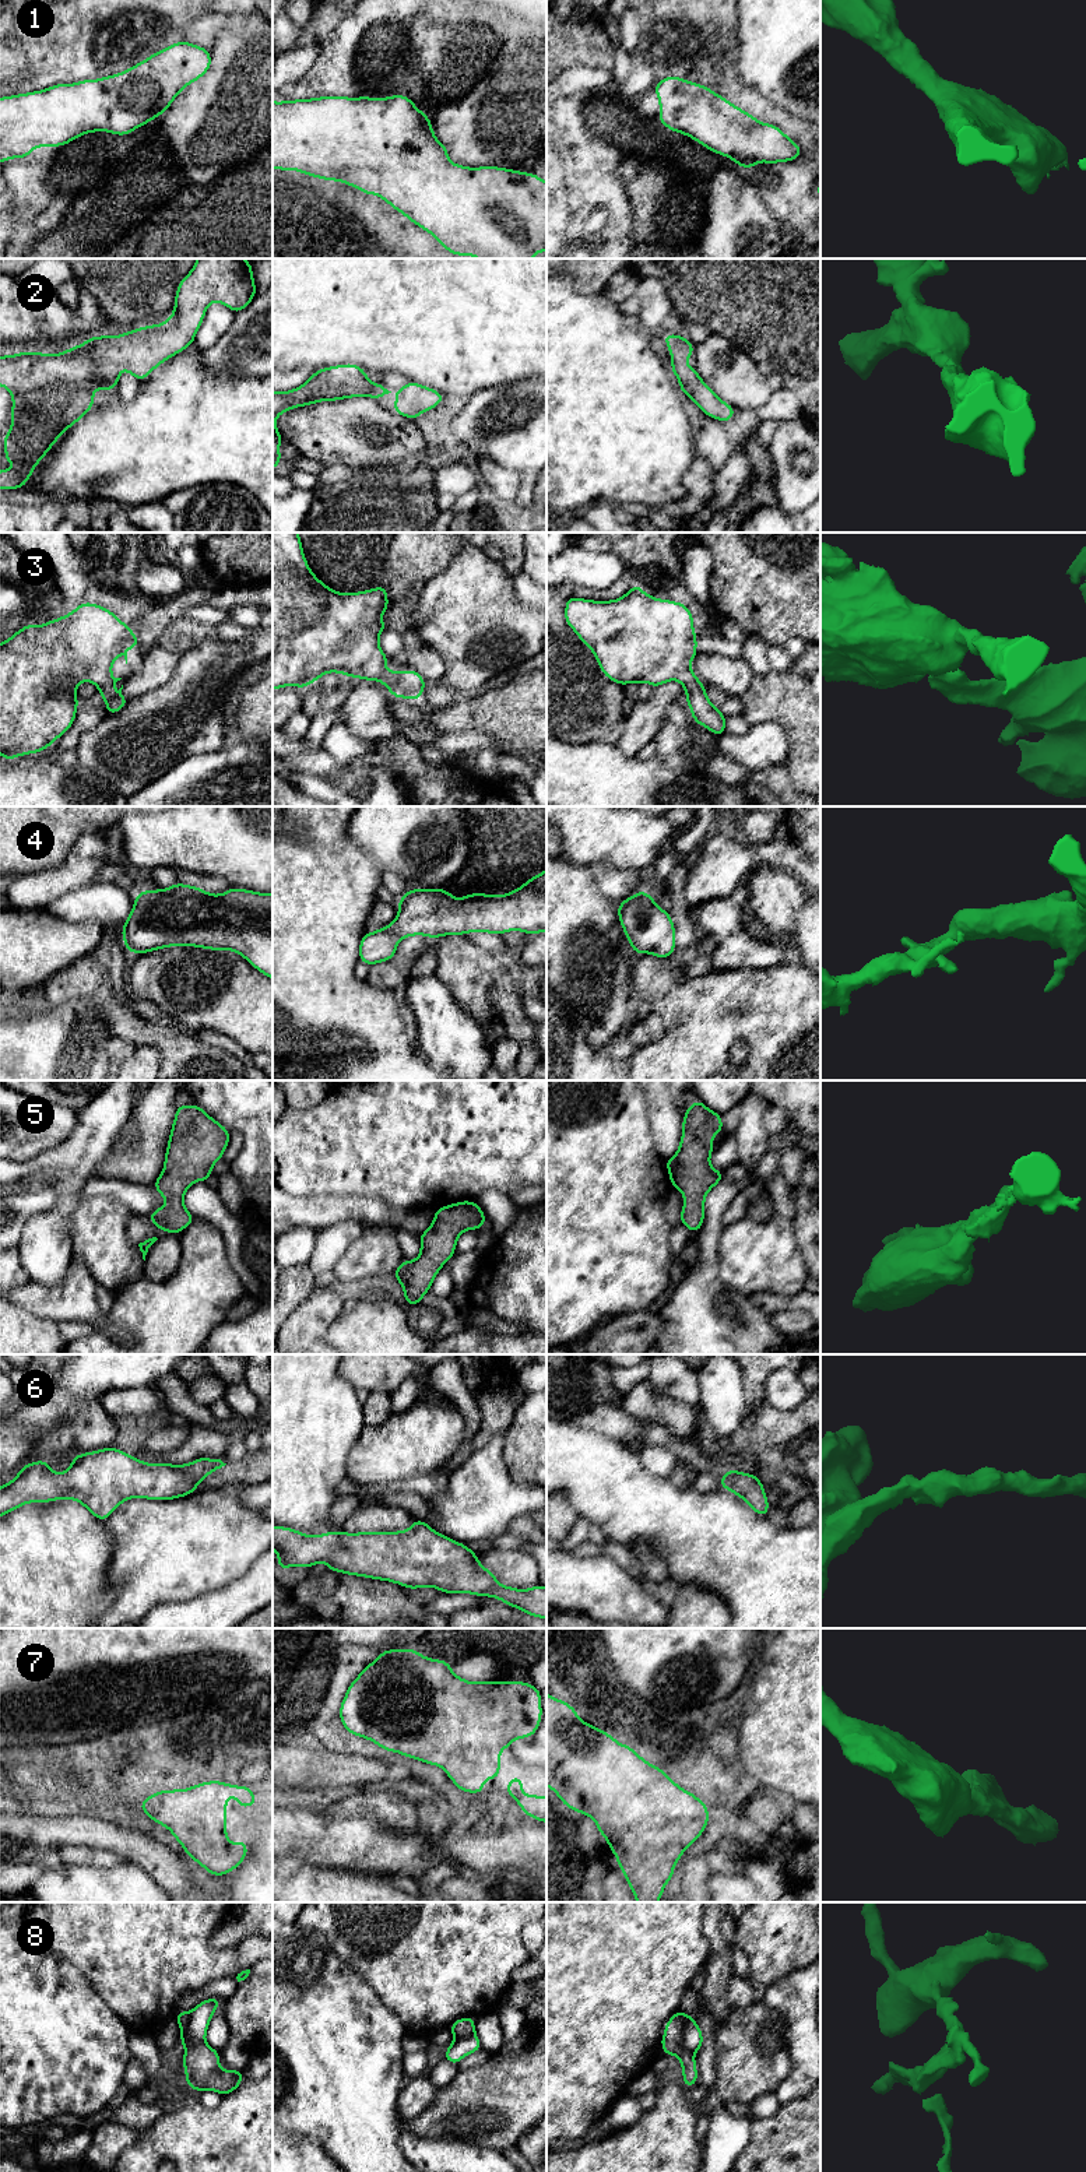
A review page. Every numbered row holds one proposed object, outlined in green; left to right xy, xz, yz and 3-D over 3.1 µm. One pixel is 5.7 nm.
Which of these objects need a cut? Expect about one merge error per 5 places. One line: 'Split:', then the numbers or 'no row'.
Split: 8

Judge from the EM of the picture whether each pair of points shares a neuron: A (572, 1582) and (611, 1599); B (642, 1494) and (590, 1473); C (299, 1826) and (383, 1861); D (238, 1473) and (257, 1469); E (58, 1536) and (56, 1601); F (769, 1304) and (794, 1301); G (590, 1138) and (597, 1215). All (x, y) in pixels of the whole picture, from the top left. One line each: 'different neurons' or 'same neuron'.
A: same neuron
B: same neuron
C: same neuron
D: same neuron
E: same neuron
F: same neuron
G: same neuron

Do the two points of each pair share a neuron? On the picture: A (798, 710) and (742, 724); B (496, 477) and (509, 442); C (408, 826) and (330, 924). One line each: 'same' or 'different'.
A: different
B: different
C: different

